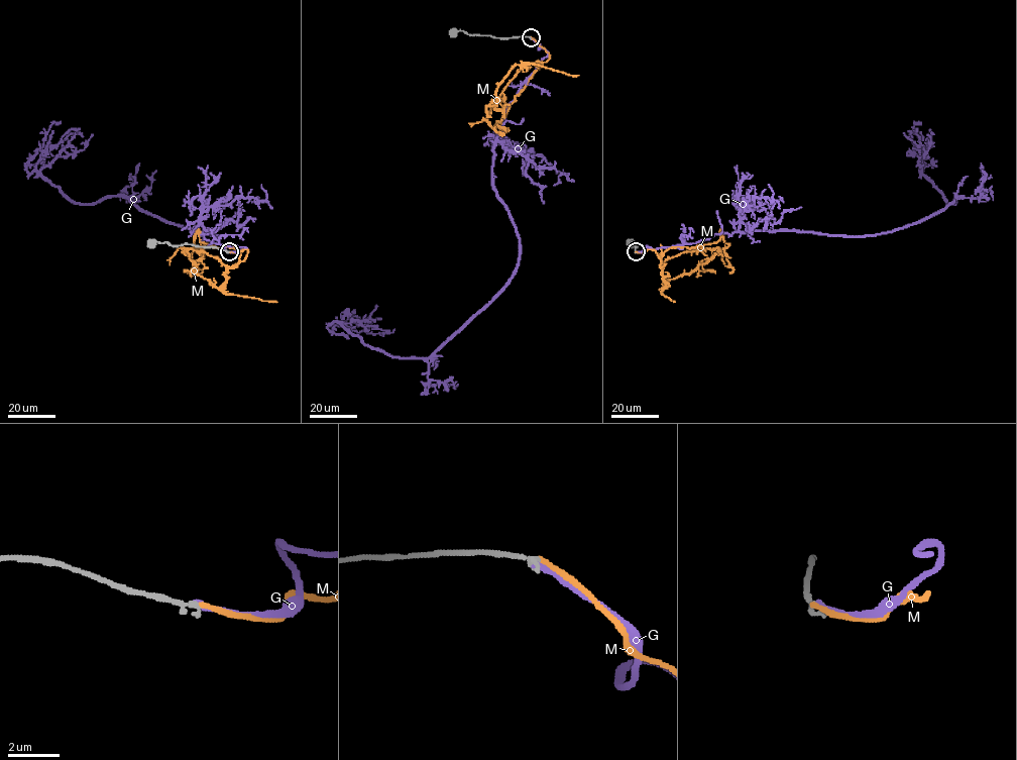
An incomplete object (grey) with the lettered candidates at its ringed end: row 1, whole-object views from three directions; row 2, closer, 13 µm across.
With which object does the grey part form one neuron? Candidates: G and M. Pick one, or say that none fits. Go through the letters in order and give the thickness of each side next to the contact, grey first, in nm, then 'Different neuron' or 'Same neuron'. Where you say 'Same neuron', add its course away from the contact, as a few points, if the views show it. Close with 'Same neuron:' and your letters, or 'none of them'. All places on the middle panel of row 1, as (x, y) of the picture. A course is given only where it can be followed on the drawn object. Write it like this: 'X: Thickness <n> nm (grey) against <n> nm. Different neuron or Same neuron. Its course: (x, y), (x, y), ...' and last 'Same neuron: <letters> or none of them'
G: Thickness 240 nm (grey) against 260 nm. Different neuron
M: Thickness 240 nm (grey) against 180 nm. Same neuron. Its course: (531, 37), (548, 53), (549, 59), (525, 64), (499, 96), (485, 119), (499, 132)
Same neuron: M

